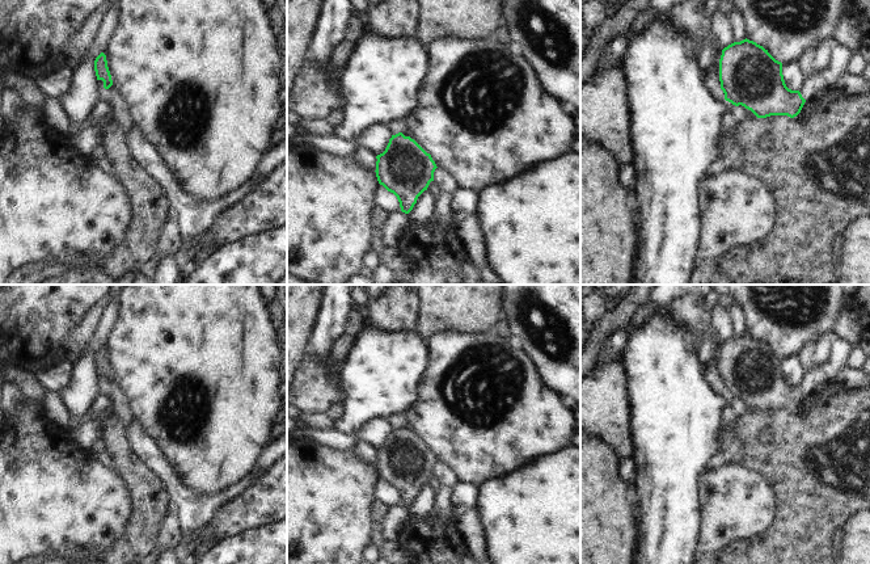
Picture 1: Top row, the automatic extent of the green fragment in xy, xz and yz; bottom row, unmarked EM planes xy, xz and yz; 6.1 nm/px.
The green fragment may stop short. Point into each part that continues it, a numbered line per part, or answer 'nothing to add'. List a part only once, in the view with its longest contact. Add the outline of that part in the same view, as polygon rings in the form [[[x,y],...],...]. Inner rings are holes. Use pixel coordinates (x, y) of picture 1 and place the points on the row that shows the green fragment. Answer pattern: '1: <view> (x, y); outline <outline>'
nothing to add

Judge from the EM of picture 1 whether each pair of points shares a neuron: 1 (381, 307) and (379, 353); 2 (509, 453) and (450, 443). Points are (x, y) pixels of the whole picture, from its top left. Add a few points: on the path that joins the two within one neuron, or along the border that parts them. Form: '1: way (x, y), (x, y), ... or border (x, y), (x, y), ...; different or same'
1: border (364, 318), (385, 331), (410, 332); different
2: way (494, 443), (464, 443); same

